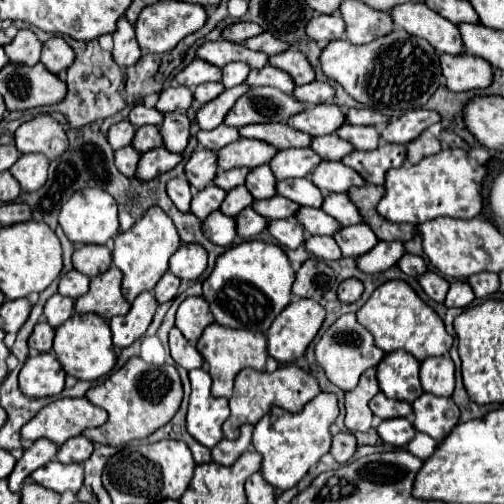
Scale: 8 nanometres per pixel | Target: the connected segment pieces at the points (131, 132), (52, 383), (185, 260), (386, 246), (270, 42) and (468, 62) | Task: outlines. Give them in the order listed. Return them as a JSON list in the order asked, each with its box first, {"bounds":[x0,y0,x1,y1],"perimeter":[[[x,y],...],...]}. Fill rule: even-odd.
[{"bounds":[107,120,137,150],"perimeter":[[[127,120],[117,122],[117,124],[113,124],[113,126],[109,128],[109,132],[107,132],[107,142],[111,144],[113,150],[119,150],[119,148],[131,144],[131,140],[133,140],[133,136],[135,136],[135,130],[137,130],[137,128],[135,128],[131,122],[127,122]]]},{"bounds":[19,352,65,398],"perimeter":[[[51,352],[29,356],[19,372],[19,388],[29,398],[57,396],[65,386],[65,372]]]},{"bounds":[169,244,207,280],"perimeter":[[[183,244],[169,260],[169,270],[187,280],[197,280],[207,268],[207,252],[201,244]]]},{"bounds":[357,242,403,274],"perimeter":[[[379,242],[371,252],[365,252],[357,258],[357,268],[365,274],[379,274],[397,264],[399,256],[403,256],[403,244],[401,242]]]},{"bounds":[245,32,289,56],"perimeter":[[[261,32],[261,34],[245,40],[245,46],[251,48],[251,50],[261,50],[261,52],[265,52],[267,56],[279,54],[279,52],[283,52],[283,50],[289,48],[289,44],[283,44],[283,42],[281,42],[279,38],[275,38],[271,32]]]},{"bounds":[439,54,493,92],"perimeter":[[[441,54],[439,56],[441,70],[447,82],[447,88],[453,92],[465,92],[465,90],[475,90],[475,88],[487,88],[493,78],[491,66],[473,54]]]}]

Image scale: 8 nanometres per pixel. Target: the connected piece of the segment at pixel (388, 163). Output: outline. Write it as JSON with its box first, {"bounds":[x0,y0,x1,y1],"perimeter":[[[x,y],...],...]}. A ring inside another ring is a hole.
{"bounds":[341,144,405,184],"perimeter":[[[379,144],[375,150],[367,150],[367,152],[359,152],[353,150],[351,154],[347,154],[341,162],[345,166],[351,166],[353,170],[357,170],[357,174],[369,182],[369,184],[383,184],[385,180],[385,172],[389,168],[399,168],[405,162],[405,146],[401,144]]]}

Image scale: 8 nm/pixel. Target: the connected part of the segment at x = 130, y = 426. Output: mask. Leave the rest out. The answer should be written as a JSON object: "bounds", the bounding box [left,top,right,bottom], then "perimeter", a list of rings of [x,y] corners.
{"bounds":[83,356,183,446],"perimeter":[[[133,356],[121,370],[113,372],[103,384],[89,388],[85,396],[91,404],[107,410],[109,420],[103,426],[86,429],[83,435],[97,444],[121,446],[131,440],[147,438],[157,428],[165,426],[179,410],[179,404],[183,400],[183,386],[175,366],[155,366],[145,362],[143,358]]]}

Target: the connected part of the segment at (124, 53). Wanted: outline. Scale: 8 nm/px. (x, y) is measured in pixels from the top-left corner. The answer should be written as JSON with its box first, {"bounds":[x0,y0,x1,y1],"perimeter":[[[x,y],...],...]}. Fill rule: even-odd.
{"bounds":[113,18,141,66],"perimeter":[[[119,18],[117,28],[113,32],[113,42],[113,60],[119,66],[131,66],[141,58],[141,48],[137,46],[133,26],[125,18]]]}

